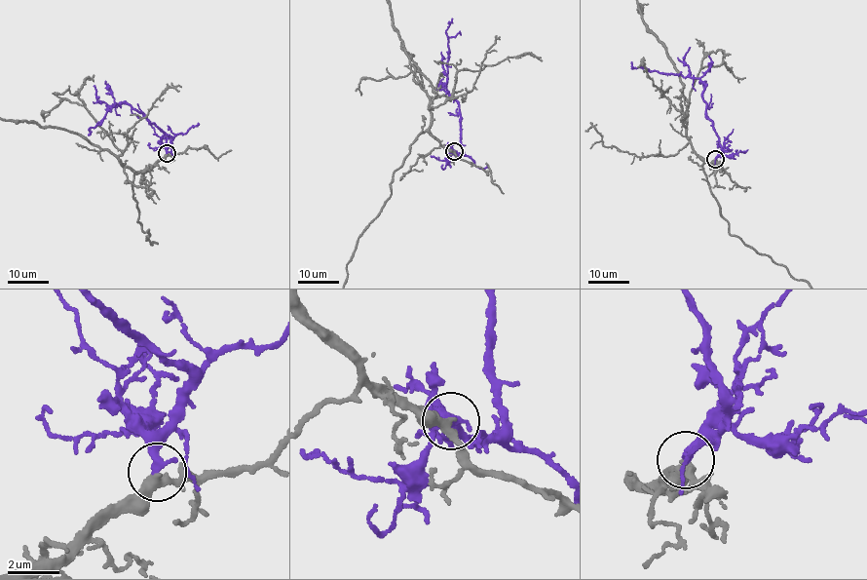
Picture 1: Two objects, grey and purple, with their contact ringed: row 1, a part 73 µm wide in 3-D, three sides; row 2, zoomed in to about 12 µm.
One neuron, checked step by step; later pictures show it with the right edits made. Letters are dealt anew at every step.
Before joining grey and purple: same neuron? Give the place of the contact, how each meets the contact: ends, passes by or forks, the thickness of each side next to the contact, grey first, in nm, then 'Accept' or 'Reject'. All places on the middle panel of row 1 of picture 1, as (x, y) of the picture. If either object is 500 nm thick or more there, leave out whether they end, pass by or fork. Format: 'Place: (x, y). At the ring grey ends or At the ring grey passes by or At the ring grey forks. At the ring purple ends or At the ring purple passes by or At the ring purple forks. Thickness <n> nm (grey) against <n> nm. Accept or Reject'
Place: (454, 151). At the ring grey passes by. At the ring purple ends. Thickness 320 nm (grey) against 360 nm. Accept

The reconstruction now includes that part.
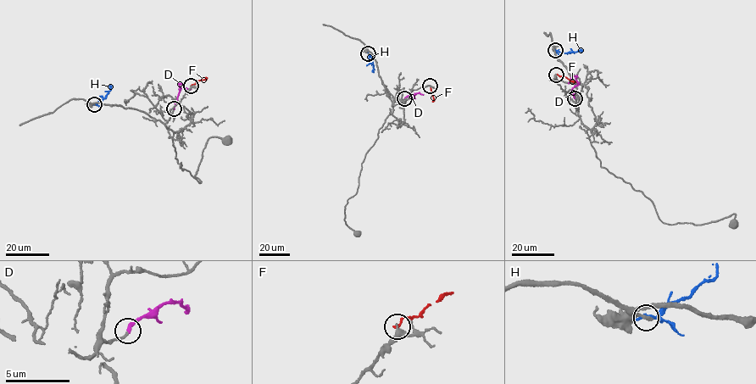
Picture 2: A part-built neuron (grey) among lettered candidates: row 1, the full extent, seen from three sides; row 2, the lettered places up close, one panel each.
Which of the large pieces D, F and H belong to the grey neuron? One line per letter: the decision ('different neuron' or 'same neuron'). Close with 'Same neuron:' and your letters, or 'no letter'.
D: same neuron
F: different neuron
H: different neuron
Same neuron: D

